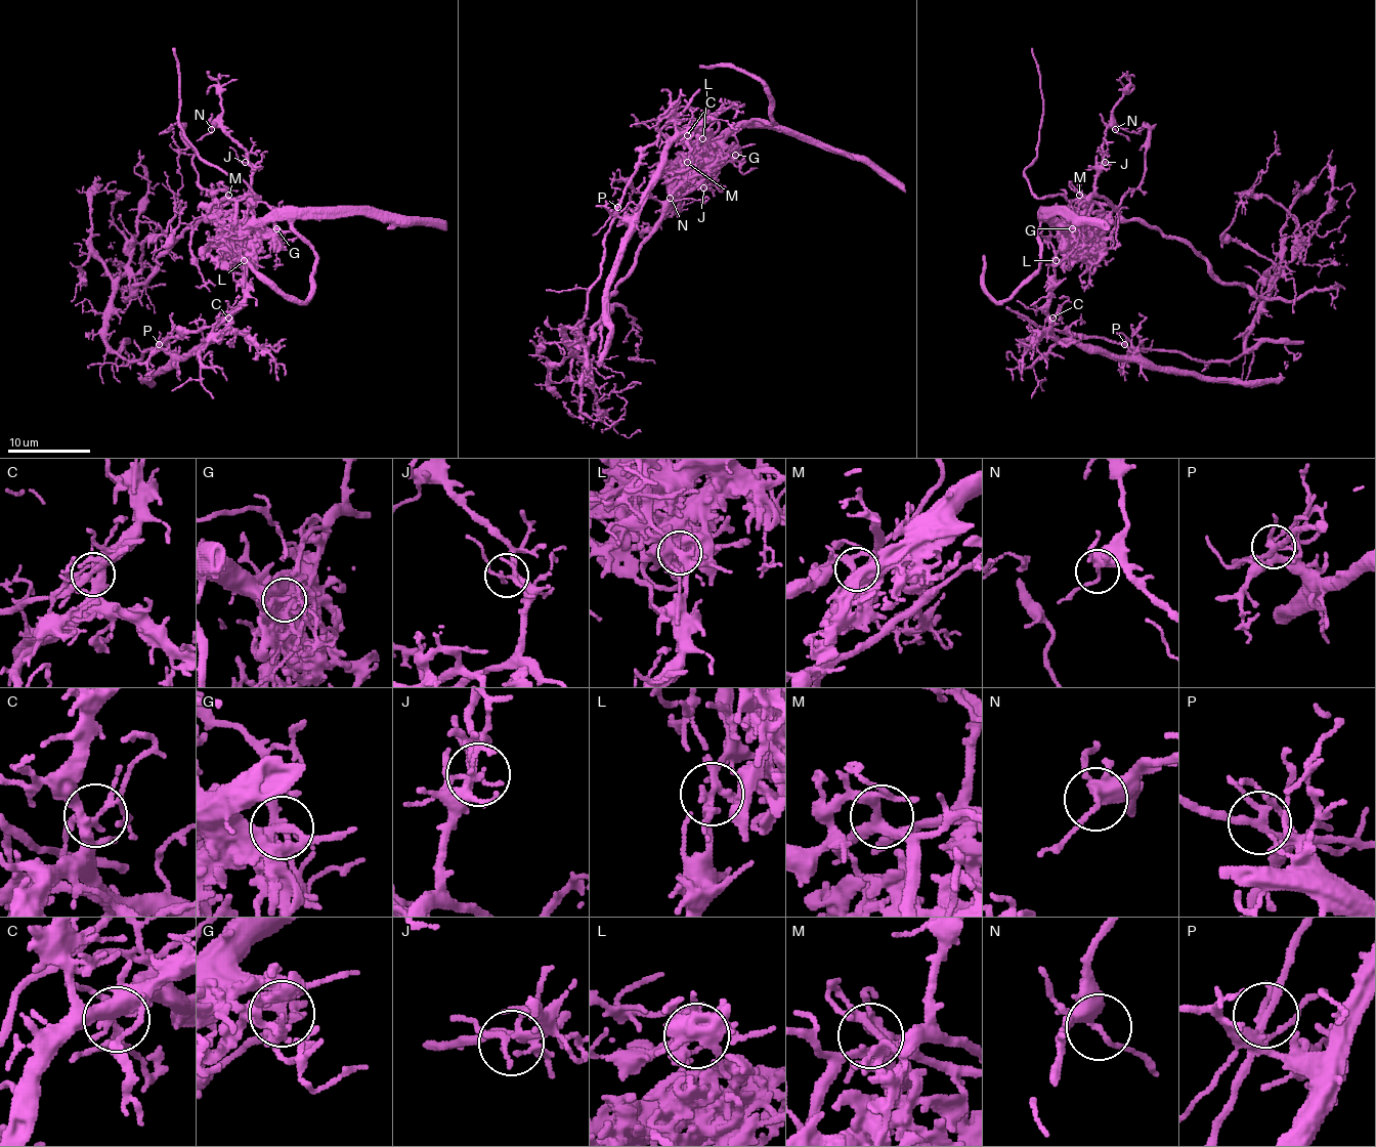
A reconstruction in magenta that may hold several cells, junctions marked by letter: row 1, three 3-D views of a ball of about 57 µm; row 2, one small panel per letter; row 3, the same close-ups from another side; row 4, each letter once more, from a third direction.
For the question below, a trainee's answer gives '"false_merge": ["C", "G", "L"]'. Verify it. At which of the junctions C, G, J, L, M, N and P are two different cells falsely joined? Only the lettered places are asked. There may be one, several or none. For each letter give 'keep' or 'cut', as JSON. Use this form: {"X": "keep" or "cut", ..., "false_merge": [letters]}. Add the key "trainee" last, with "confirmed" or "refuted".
{"C": "keep", "G": "cut", "J": "keep", "L": "cut", "M": "keep", "N": "keep", "P": "cut", "false_merge": ["G", "L", "P"], "trainee": "refuted"}

